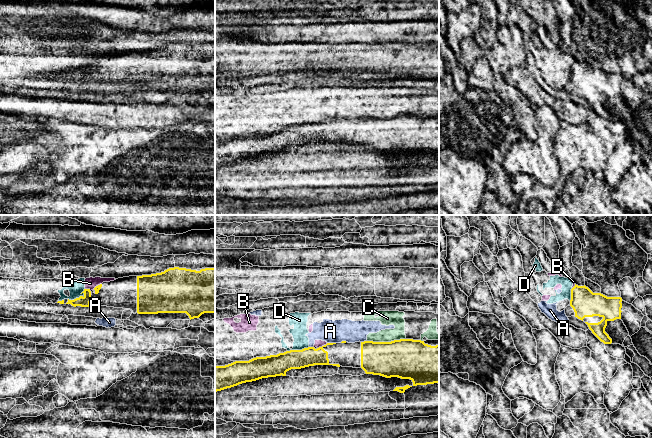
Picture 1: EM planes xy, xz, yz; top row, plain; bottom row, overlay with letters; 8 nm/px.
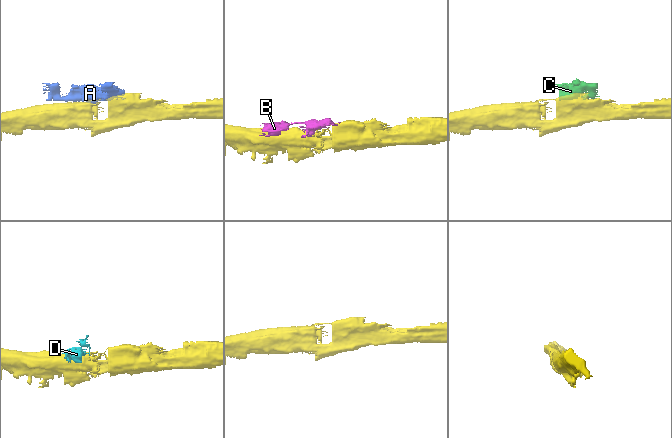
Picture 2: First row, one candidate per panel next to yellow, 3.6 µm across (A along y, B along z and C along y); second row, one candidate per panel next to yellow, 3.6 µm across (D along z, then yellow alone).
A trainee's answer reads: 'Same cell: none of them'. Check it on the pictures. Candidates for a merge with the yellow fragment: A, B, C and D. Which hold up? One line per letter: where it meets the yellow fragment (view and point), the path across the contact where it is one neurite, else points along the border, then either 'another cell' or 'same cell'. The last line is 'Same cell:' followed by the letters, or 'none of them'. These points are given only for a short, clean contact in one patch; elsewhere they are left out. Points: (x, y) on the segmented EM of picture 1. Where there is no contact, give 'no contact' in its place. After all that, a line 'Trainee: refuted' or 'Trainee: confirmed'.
A: xz (331, 343) | along xz (327, 342), (335, 343) | another cell
B: xz (322, 346) | another cell
C: xz (385, 342) | another cell
D: xy (77, 298) | along xy (84, 288), (78, 297), (68, 299) | another cell
Same cell: none of them
Trainee: confirmed

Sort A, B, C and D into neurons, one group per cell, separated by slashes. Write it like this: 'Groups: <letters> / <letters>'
Groups: A B C D

